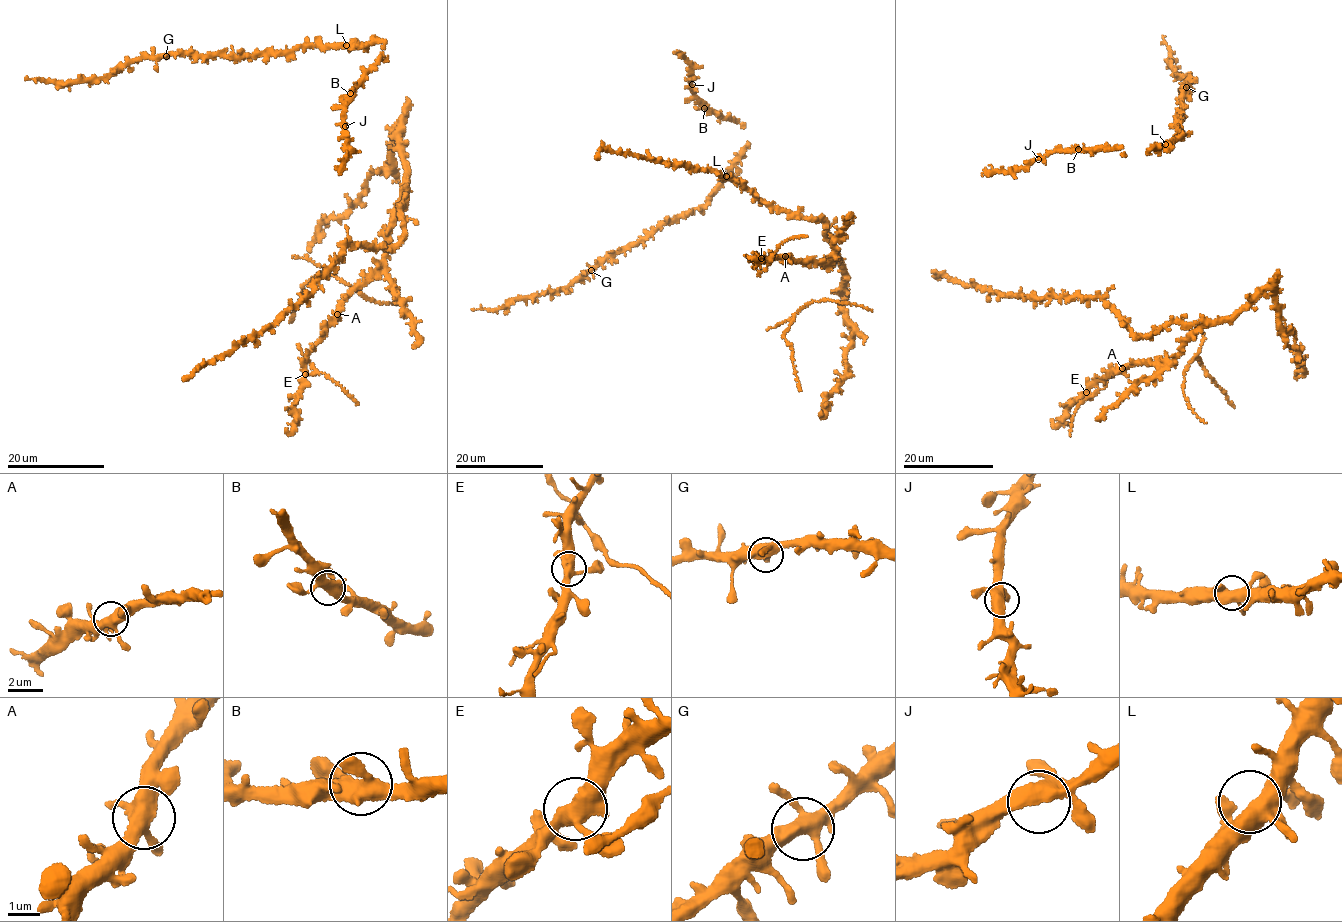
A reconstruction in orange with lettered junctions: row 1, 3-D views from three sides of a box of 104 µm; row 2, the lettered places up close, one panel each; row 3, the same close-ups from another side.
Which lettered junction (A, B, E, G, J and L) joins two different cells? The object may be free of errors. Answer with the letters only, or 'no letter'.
no letter

